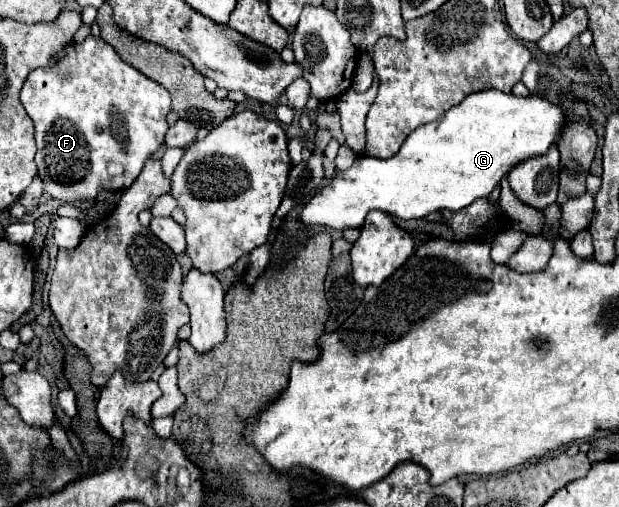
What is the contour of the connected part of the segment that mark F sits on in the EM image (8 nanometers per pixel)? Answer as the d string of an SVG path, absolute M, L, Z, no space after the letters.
M86 37L82 43L72 43L66 45L46 67L40 67L36 71L32 71L28 75L28 79L24 81L24 87L20 91L20 101L26 109L26 113L30 115L30 119L34 121L36 127L36 165L38 165L38 177L44 183L44 189L48 191L50 197L64 201L64 203L74 203L74 201L94 201L96 195L100 193L100 187L114 187L114 189L124 189L128 185L134 183L134 179L140 175L144 163L158 151L158 147L164 143L164 135L166 135L166 115L170 111L170 93L158 85L156 81L148 79L144 73L140 73L138 69L134 69L132 65L128 65L126 61L120 59L120 55L114 51L112 45L106 45L104 39L100 37Z

